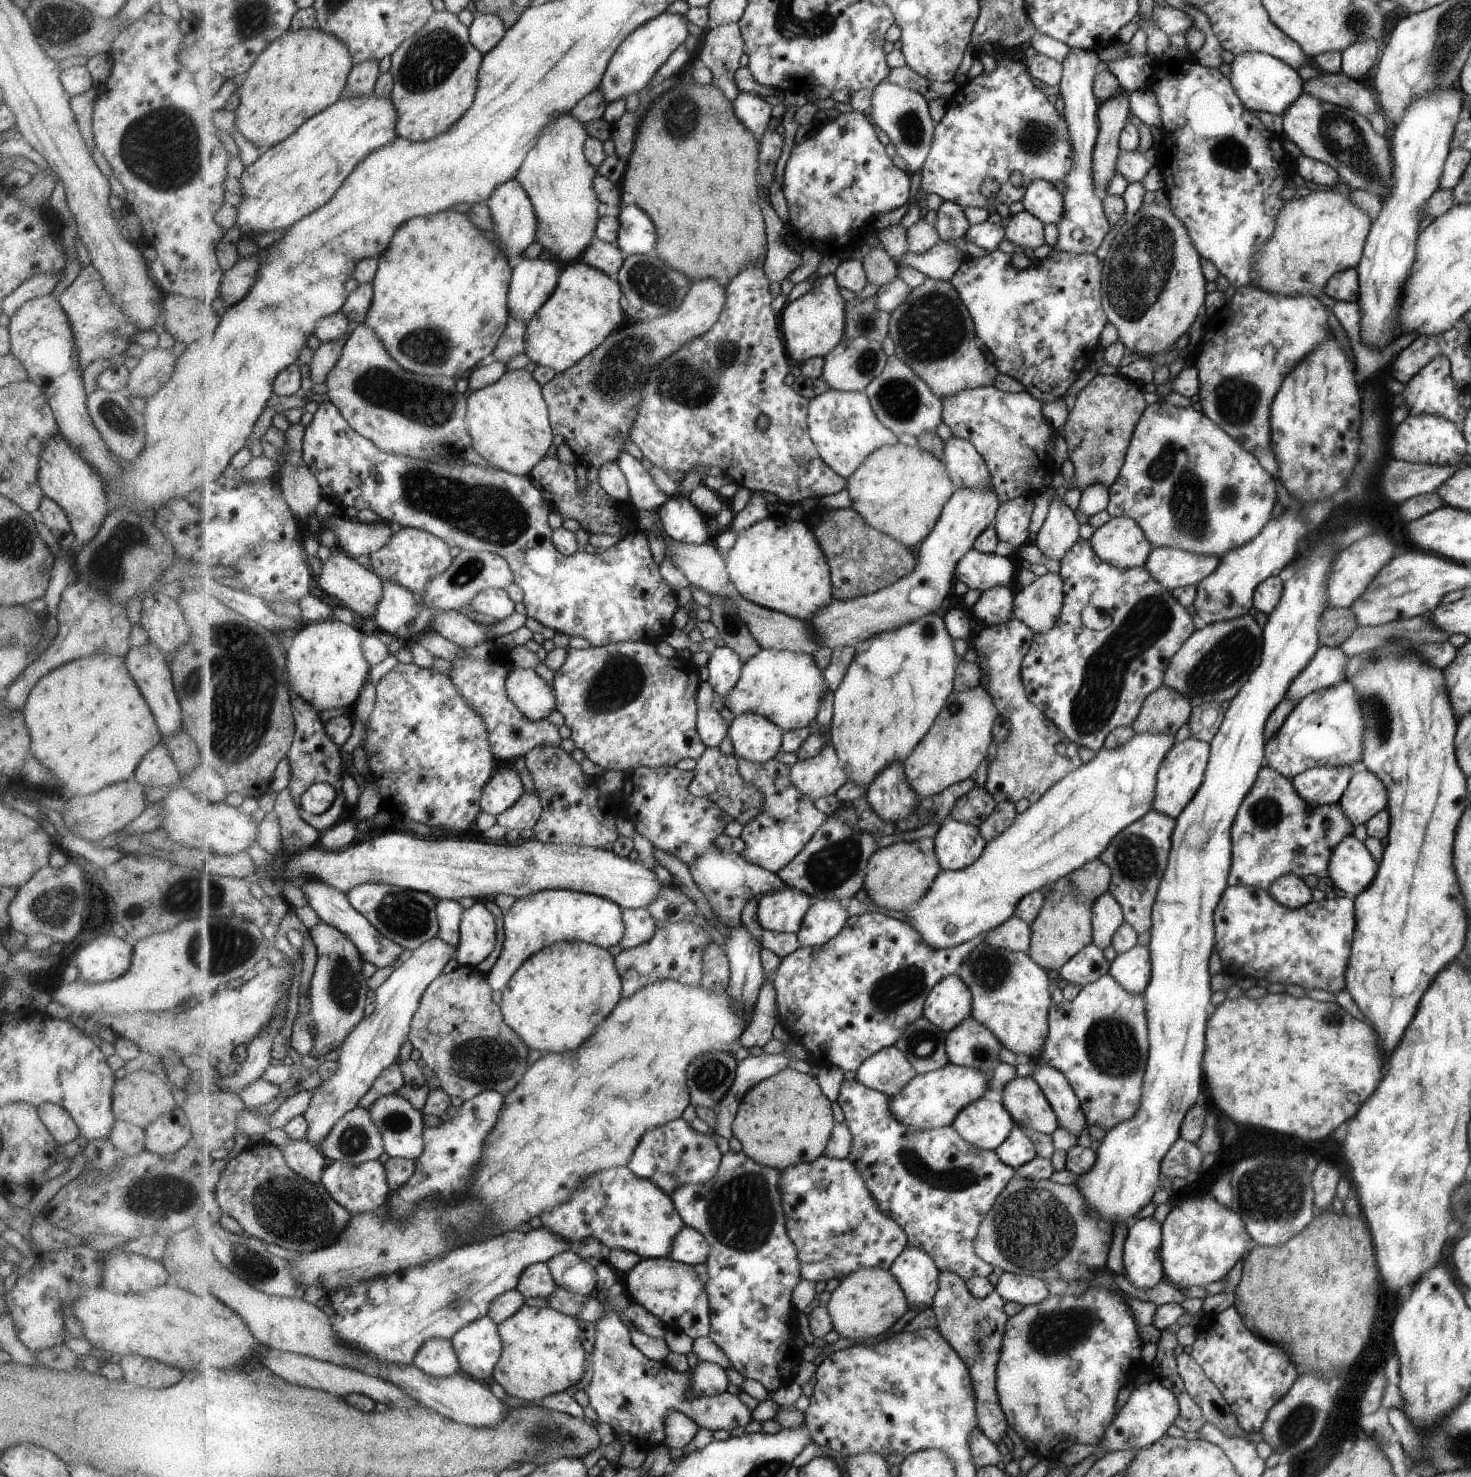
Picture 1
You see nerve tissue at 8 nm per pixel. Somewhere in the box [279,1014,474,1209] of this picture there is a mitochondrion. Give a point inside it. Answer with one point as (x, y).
(353, 1141)

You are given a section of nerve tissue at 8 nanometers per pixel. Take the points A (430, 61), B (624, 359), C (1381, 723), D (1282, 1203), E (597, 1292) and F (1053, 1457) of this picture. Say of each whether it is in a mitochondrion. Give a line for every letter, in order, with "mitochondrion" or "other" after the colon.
A: mitochondrion
B: mitochondrion
C: mitochondrion
D: mitochondrion
E: other
F: other

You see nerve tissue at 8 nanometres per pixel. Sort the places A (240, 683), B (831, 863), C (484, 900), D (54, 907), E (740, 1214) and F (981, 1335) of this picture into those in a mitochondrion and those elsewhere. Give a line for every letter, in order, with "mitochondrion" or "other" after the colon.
A: mitochondrion
B: mitochondrion
C: other
D: mitochondrion
E: mitochondrion
F: mitochondrion

